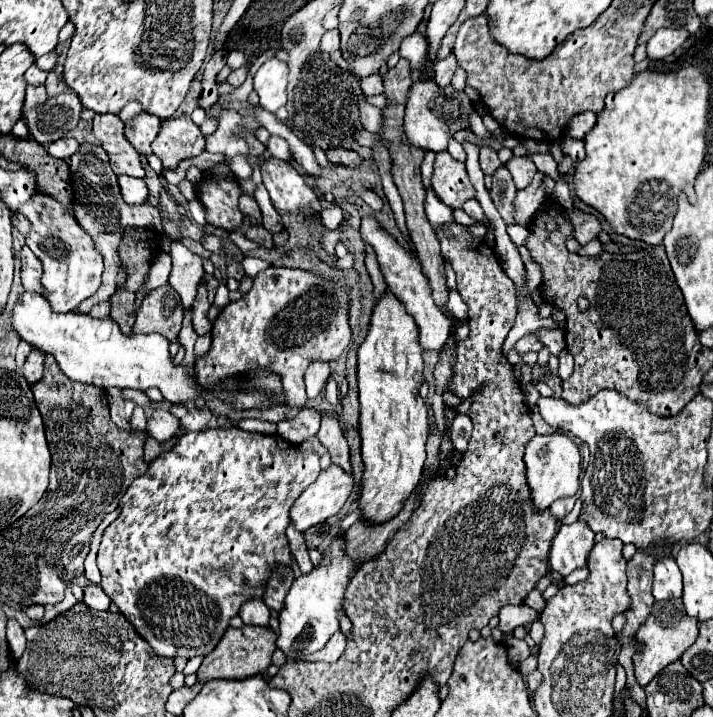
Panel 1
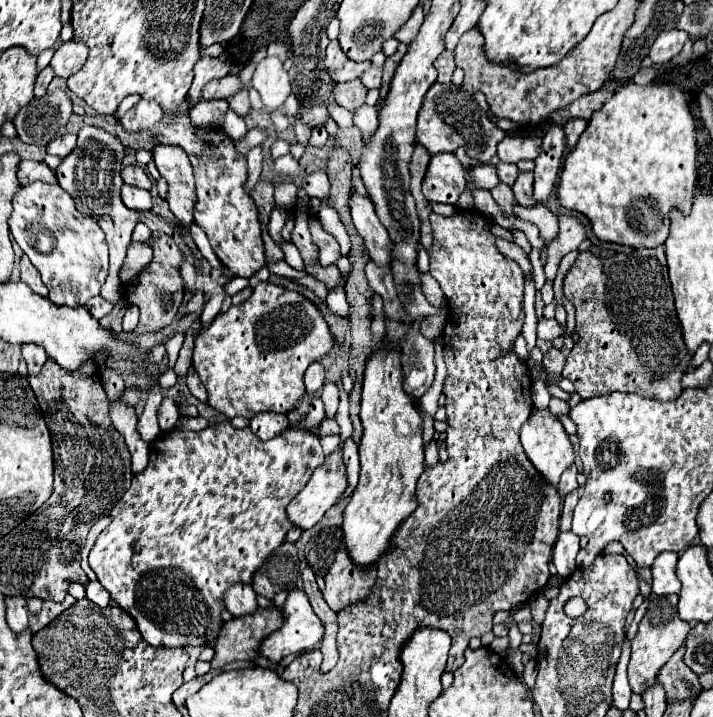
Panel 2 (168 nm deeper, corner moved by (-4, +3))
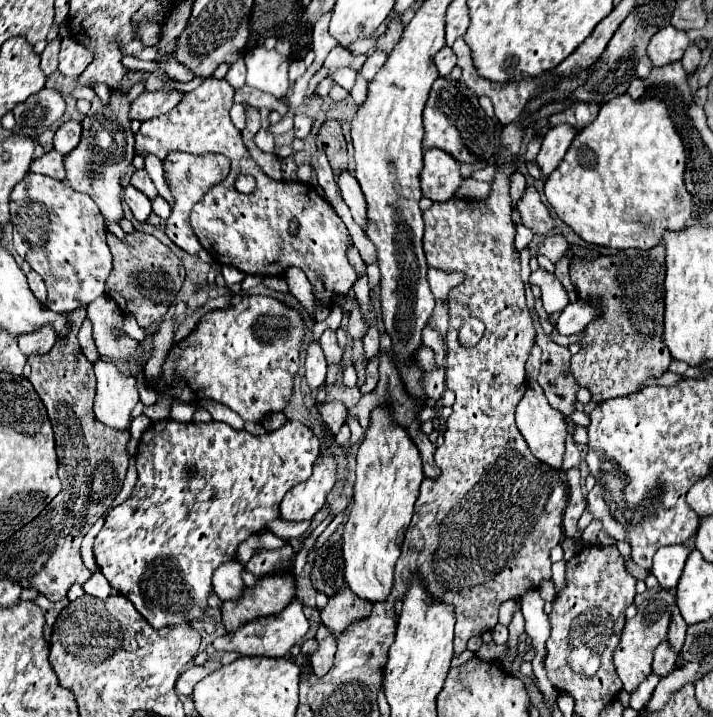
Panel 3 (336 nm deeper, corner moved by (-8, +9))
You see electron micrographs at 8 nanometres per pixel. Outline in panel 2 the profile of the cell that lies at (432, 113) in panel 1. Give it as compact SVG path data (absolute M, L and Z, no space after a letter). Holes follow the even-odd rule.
M434 83L422 103L422 109L418 113L418 129L416 129L416 141L424 145L432 155L450 151L454 153L458 147L466 147L466 153L474 159L480 159L480 163L488 163L496 155L496 145L506 137L506 131L498 129L488 115L480 109L472 93L464 91L460 85L444 85Z

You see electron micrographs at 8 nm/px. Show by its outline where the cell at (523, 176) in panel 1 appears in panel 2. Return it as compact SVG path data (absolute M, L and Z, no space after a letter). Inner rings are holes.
M520 171L512 189L514 189L514 195L516 195L520 205L524 205L524 207L534 205L534 199L532 199L532 171Z

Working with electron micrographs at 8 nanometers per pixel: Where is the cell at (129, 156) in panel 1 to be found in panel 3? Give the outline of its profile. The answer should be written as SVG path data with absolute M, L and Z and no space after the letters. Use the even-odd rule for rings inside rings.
M140 169L140 171L134 171L134 175L132 175L132 179L130 179L130 183L138 189L138 191L142 191L150 201L154 201L156 199L156 195L158 195L158 191L156 191L156 187L154 187L154 183L152 183L152 179L148 177L148 173L146 173L146 169Z

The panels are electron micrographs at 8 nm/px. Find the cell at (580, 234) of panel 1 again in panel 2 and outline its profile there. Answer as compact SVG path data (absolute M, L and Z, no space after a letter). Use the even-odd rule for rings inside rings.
M558 215L560 221L560 235L548 245L548 263L546 263L546 273L552 273L552 281L558 271L560 259L570 253L572 249L578 249L578 245L586 239L586 229L580 219L574 215Z

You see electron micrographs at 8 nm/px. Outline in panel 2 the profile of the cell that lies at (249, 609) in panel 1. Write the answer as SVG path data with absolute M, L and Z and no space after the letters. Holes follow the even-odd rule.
M234 585L234 589L230 589L230 593L226 593L226 609L234 615L252 615L254 611L258 611L258 601L256 601L256 593L252 589L252 585Z

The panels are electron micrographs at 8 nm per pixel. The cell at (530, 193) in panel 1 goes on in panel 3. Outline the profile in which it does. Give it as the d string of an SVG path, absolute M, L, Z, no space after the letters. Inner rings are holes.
M562 123L562 125L552 127L544 135L542 149L538 153L538 163L540 163L542 175L550 175L550 171L554 171L558 167L558 163L562 161L562 157L568 151L568 145L576 137L576 133L578 133L576 127L572 127L568 123Z

